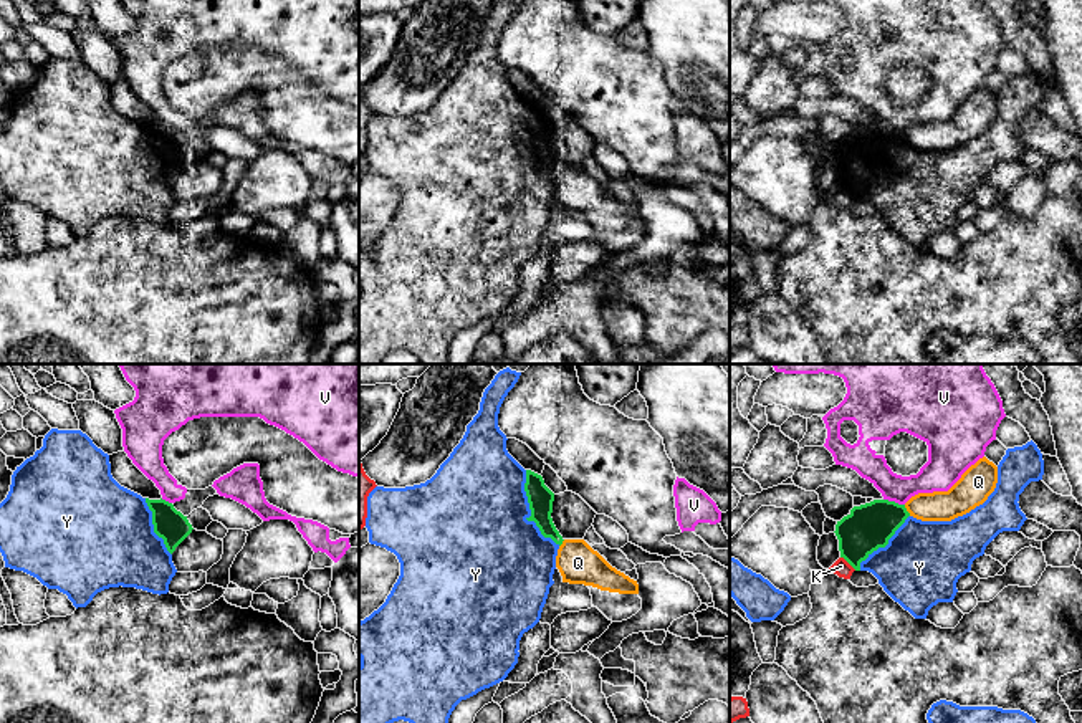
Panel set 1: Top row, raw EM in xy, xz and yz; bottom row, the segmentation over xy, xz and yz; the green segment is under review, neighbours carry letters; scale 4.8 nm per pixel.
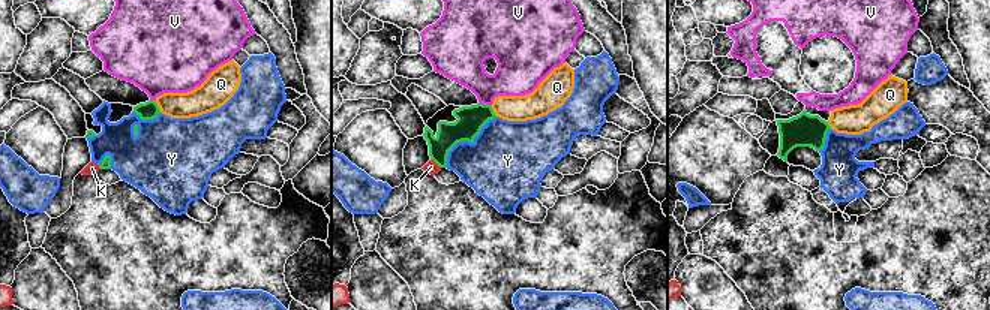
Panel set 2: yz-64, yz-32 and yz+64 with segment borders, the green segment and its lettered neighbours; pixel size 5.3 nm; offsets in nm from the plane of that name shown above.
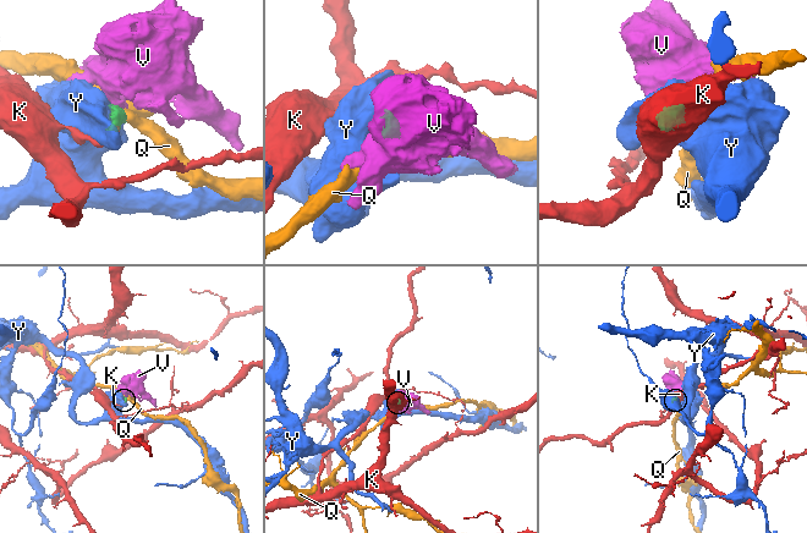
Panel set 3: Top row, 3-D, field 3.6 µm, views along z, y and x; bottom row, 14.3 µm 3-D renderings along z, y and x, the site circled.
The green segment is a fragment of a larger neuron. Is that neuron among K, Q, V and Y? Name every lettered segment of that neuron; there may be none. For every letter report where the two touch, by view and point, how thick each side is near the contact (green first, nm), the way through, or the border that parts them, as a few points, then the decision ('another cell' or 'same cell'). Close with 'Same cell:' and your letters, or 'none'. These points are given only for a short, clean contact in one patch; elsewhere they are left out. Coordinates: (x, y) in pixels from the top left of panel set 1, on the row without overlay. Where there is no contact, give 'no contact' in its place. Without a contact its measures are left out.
K: meets green in yz at (849, 192); 220 nm thick on the green side, 80 nm on the other; border along yz (841, 186), (856, 199); another cell
Q: meets green in yz at (905, 139); 220 nm thick on the green side, 140 nm on the other; same cell
V: meets green in yz at (894, 131); 220 nm thick on the green side, 160 nm on the other; border along yz (884, 128), (904, 134); another cell
Y: meets green in xz at (531, 141); 120 nm thick on the green side, 460 nm on the other; another cell
Same cell: Q

